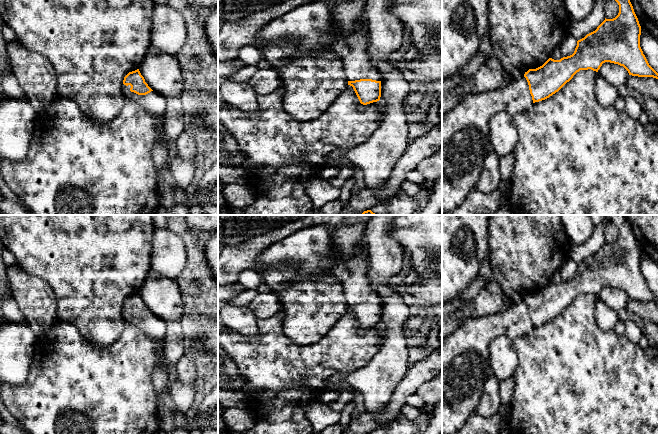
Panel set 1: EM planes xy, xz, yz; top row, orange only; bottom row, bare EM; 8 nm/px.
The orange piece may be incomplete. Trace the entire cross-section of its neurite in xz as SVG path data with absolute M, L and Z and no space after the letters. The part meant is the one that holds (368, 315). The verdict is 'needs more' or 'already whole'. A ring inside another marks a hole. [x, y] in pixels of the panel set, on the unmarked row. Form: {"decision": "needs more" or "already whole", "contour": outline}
{"decision": "needs more", "contour": "M365 241L352 258L331 269L330 273L343 286L343 293L360 327L367 329L381 321L381 300L368 279L368 254Z"}

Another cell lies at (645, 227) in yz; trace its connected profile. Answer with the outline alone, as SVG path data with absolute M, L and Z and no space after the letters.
M625 215L643 254L658 263L658 215Z

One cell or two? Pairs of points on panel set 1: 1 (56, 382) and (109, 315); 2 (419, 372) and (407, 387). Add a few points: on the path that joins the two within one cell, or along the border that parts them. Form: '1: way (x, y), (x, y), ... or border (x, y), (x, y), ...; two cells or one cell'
1: border (71, 325), (93, 343), (112, 343); two cells
2: way (416, 376), (410, 383); one cell

